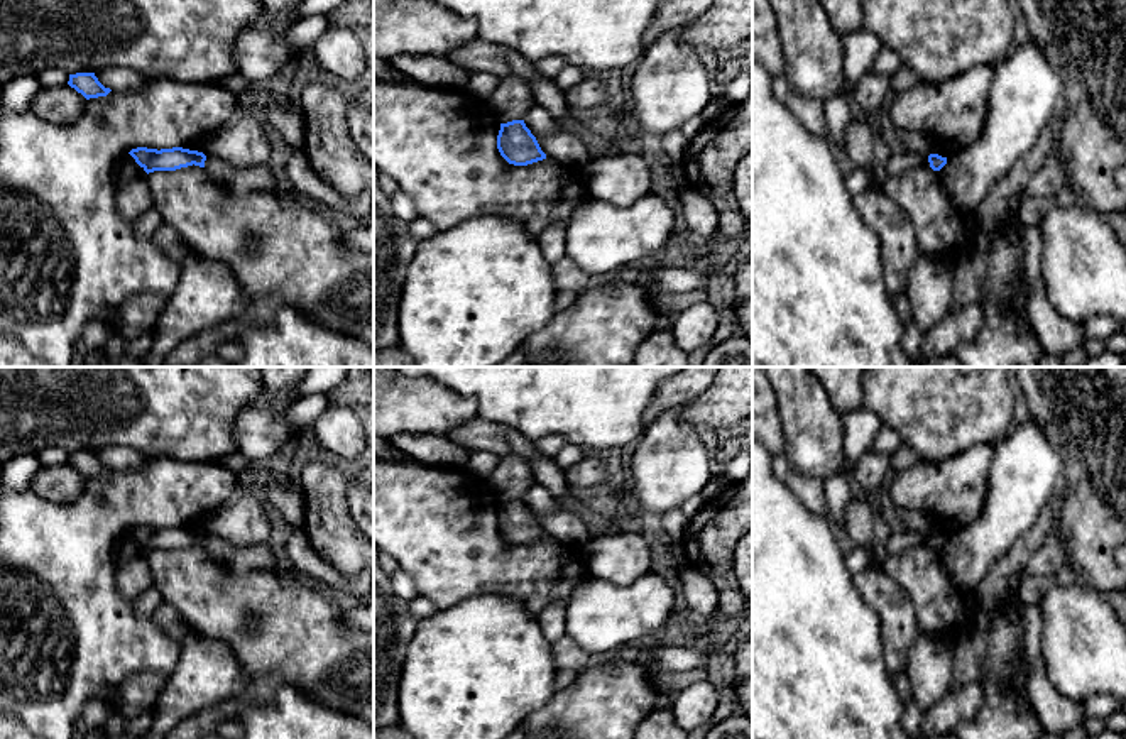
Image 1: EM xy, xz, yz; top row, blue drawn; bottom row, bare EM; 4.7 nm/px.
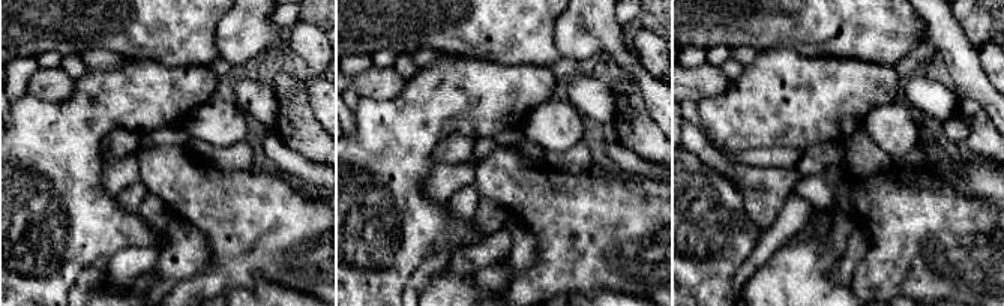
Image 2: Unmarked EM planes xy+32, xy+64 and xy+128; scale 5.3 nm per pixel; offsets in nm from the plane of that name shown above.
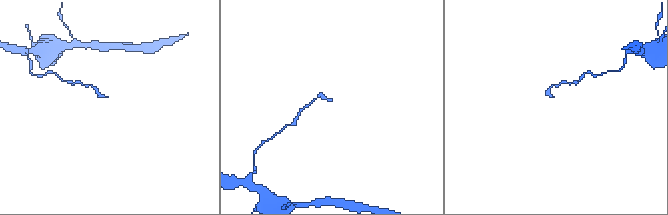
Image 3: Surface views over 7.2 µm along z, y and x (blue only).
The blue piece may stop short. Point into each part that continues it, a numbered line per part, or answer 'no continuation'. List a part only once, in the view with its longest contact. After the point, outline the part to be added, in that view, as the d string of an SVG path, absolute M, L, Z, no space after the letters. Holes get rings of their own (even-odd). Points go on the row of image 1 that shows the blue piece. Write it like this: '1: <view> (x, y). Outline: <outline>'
no continuation

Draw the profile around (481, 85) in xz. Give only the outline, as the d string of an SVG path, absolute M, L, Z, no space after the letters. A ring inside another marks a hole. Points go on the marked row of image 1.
M470 73L465 91L484 103L489 103L490 96L497 90L500 79L487 73Z

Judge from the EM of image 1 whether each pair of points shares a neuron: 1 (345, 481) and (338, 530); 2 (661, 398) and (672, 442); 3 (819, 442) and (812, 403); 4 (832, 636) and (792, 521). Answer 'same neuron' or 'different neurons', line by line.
1: same neuron
2: different neurons
3: same neuron
4: same neuron

